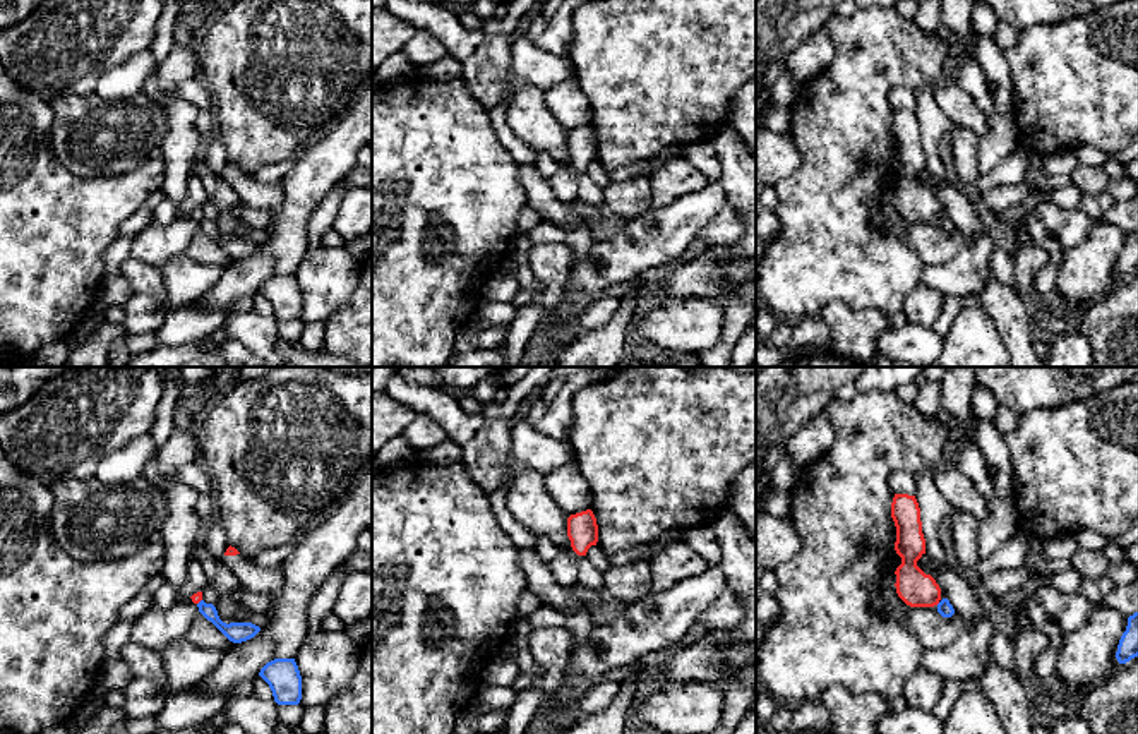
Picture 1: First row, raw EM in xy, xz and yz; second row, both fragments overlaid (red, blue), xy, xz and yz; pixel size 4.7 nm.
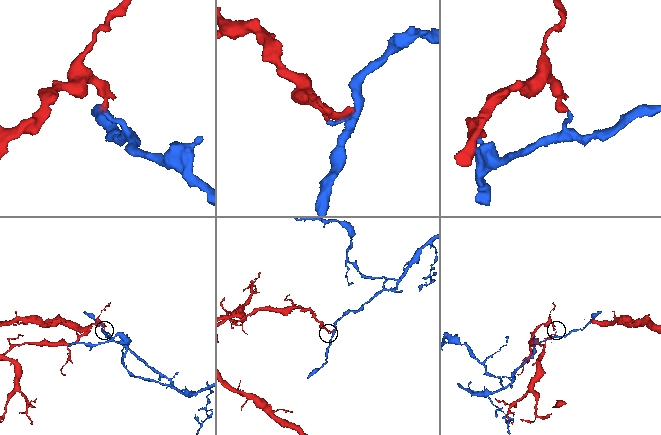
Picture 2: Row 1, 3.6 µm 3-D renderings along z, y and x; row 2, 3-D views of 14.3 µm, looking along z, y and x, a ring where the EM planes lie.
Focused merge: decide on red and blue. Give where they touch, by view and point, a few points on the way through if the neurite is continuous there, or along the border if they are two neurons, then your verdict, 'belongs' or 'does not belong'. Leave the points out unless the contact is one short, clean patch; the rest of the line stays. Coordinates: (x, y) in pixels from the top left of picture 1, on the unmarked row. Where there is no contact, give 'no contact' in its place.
xy (199, 216) | across xy (196, 213), (199, 216), (227, 246), (235, 247) | belongs

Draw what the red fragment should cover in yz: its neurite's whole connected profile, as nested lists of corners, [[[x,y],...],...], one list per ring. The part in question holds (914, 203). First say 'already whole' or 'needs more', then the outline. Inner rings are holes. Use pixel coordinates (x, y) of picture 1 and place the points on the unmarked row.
already whole; [[[895,110],[891,134],[896,142],[895,166],[901,173],[896,184],[896,209],[910,223],[934,223],[941,216],[941,204],[925,190],[917,177],[925,170],[920,123],[915,111]]]

